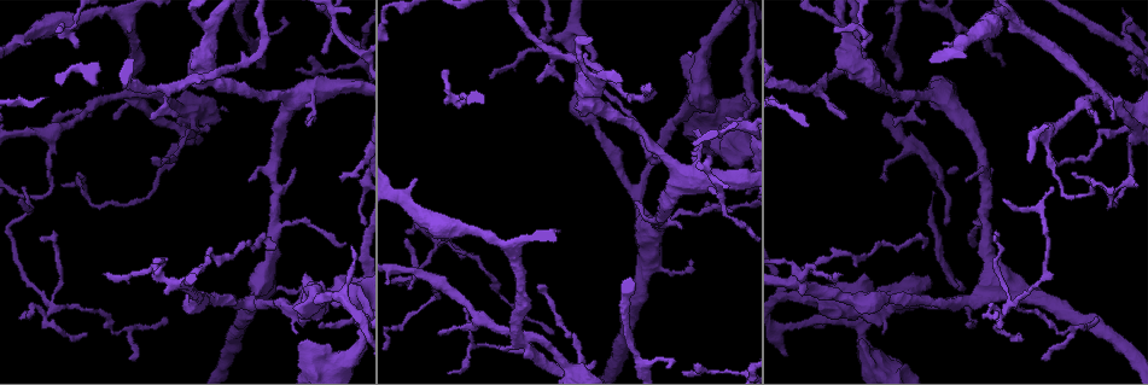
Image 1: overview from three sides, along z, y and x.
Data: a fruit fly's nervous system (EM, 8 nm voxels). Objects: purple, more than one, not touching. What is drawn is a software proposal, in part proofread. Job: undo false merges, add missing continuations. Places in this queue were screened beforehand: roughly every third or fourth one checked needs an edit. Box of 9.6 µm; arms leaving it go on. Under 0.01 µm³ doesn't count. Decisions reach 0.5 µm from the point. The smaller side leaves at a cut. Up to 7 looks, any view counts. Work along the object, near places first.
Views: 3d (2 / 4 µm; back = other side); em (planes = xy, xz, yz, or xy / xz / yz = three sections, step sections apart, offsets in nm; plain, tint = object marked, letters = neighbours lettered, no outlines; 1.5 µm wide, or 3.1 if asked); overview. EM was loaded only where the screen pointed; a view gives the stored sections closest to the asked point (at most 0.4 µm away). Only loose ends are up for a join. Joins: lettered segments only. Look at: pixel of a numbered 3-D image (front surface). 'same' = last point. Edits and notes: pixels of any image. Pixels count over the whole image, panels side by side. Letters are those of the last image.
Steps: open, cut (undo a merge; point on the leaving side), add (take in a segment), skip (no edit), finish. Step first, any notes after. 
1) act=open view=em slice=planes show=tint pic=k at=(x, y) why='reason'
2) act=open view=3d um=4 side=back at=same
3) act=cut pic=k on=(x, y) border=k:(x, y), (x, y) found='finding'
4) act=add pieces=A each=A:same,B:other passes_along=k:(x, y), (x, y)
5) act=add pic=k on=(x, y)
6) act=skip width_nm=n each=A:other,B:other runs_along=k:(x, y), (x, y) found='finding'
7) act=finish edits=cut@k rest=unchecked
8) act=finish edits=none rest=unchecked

act=open view=em slice=yz step=8 show=letters pic=1 at=(1072, 328) why='abrupt turn'

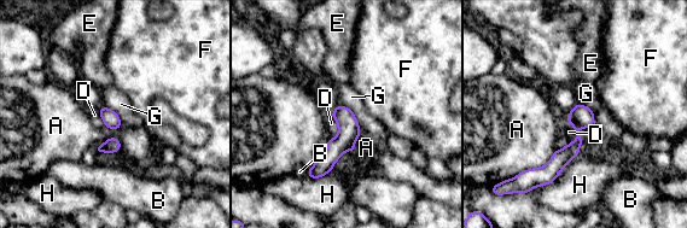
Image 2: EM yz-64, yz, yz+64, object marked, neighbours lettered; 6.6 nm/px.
act=open view=em slice=planes show=letters at=same why='cut it another way'

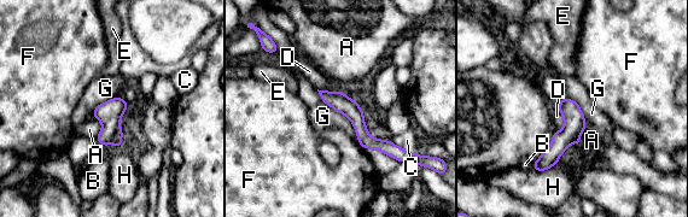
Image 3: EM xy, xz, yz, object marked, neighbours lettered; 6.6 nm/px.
act=skip width_nm=120 each=A:other,B:other,C:other,D:other,E:other,F:other,G:other,H:other runs_along=3:(322, 93), (395, 154) found='continuous, no second neuron'

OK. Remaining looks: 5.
act=open view=em slice=planes show=letters pic=1 at=(23, 189) why='branch stops here'

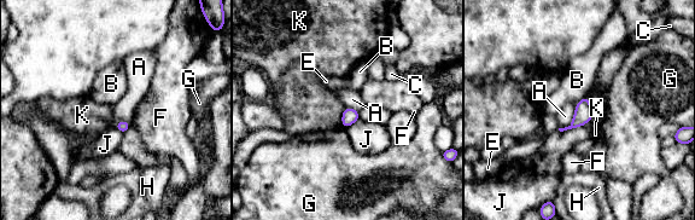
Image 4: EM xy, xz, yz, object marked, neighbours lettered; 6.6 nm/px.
act=skip each=A:other,B:other,C:other,E:other,F:other,G:other,H:other,J:other,K:other border=4:(345, 108), (342, 115), (343, 127) found='no lettered segment goes on from it'

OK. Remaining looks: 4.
act=open view=em slice=planes show=tint pic=1 at=(515, 331) why='sharp bend'

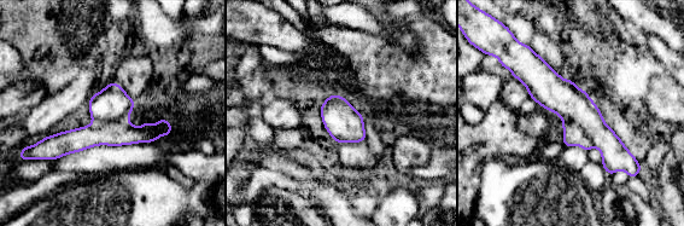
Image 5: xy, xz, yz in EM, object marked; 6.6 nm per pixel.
act=open view=em slice=planes show=letters at=same why='what lies round it'

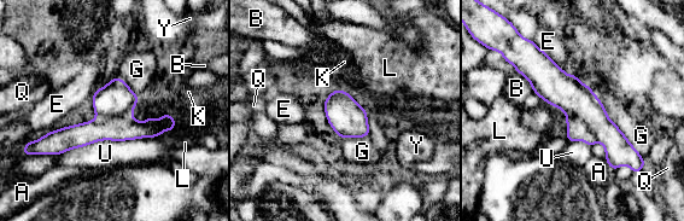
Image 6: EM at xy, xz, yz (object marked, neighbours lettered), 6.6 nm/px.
act=cut pic=6 on=(577, 129) width_nm=240 each=A:other,B:other,E:other,G:other,K:other,L:other,Q:other,U:other,Y:other border=6:(567, 115), (578, 117), (597, 141) found='a second neuron is stuck on'

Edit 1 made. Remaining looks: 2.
act=finish edits=cut@6 rest=unchecked

